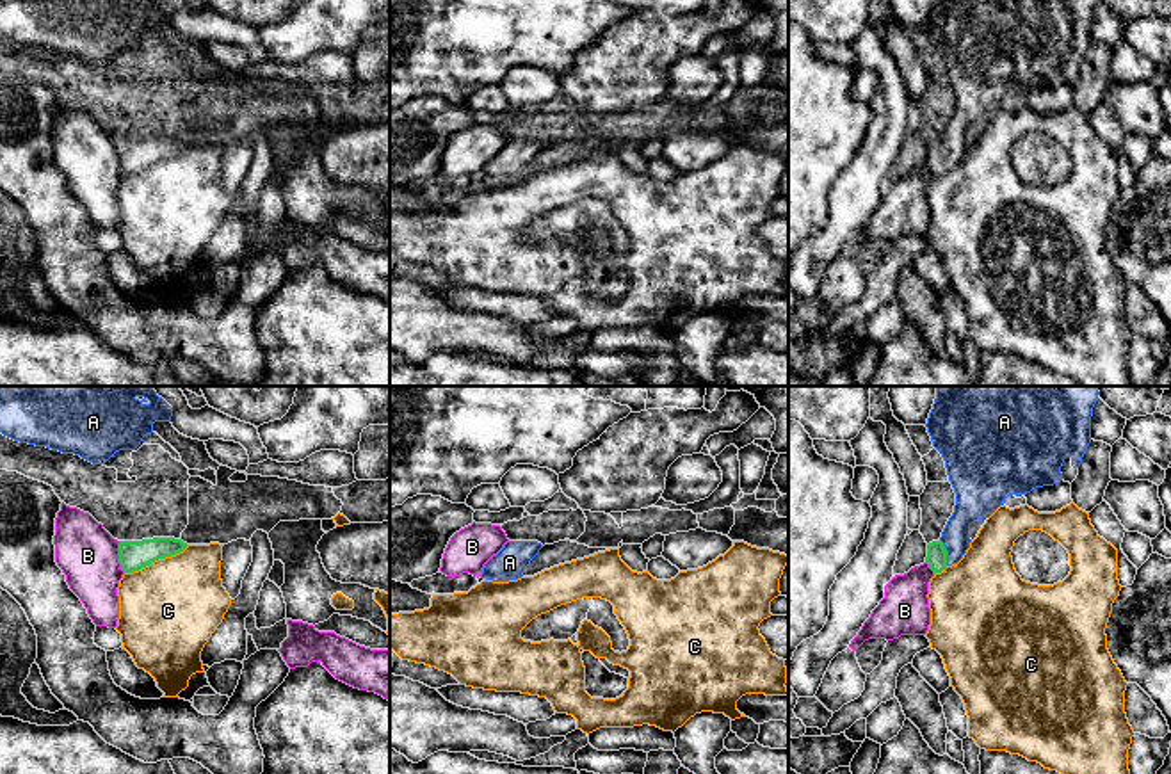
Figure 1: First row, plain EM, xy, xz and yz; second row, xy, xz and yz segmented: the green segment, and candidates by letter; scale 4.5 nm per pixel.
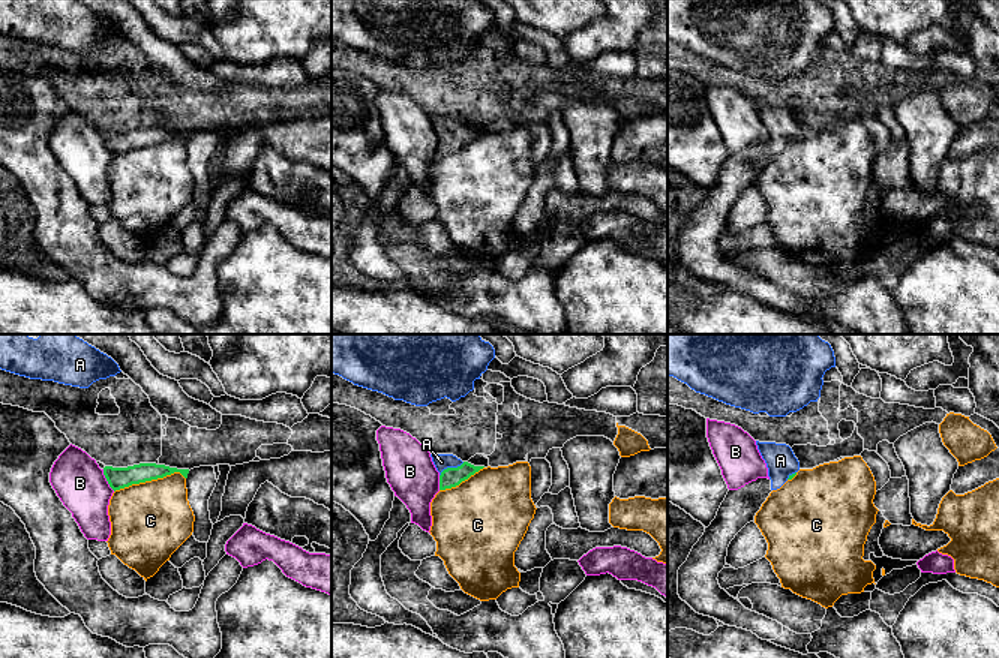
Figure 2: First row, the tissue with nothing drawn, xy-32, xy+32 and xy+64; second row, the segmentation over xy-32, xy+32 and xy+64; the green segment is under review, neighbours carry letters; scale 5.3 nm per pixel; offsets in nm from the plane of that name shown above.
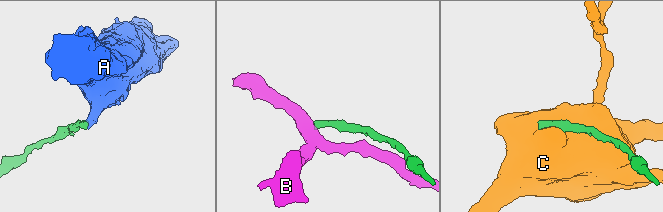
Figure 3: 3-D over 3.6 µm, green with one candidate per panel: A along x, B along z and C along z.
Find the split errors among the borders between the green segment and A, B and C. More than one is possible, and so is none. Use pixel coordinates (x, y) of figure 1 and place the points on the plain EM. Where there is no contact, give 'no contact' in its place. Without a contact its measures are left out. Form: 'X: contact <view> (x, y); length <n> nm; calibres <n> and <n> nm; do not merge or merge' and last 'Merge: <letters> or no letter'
A: contact yz (945, 153); length 120 nm; calibres 100 and 150 nm; merge
B: contact xy (120, 159); length 150 nm; calibres 140 and 280 nm; do not merge
C: contact xy (157, 161); length 320 nm; calibres 140 and 440 nm; do not merge
Merge: A

